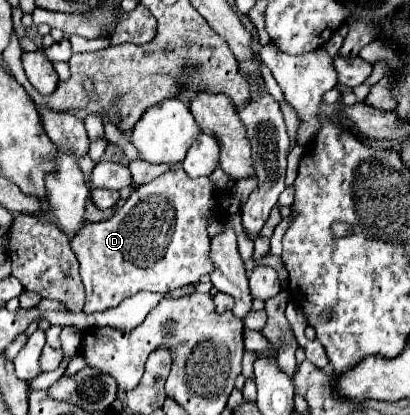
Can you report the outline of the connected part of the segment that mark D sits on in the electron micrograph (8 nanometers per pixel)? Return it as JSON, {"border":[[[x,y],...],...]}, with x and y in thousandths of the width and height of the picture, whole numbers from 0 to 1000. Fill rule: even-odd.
{"border":[[[441,402],[407,412],[373,431],[359,446],[344,446],[305,484],[305,494],[280,508],[280,518],[246,537],[212,537],[202,561],[173,576],[173,600],[198,639],[198,672],[207,687],[212,725],[207,754],[256,749],[285,740],[295,725],[324,716],[339,701],[383,701],[412,706],[446,687],[480,682],[490,663],[515,658],[515,629],[505,624],[510,566],[505,566],[505,523],[524,523],[534,480],[510,427],[466,431]]]}

